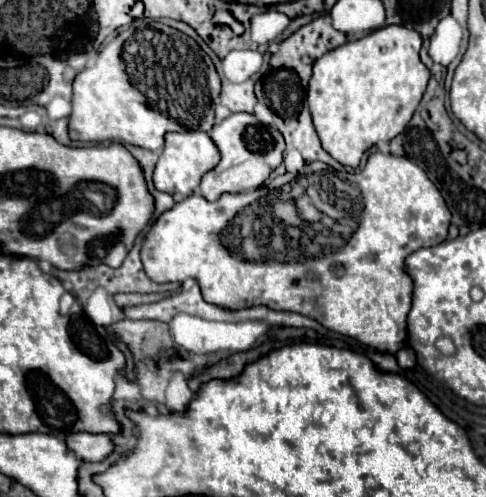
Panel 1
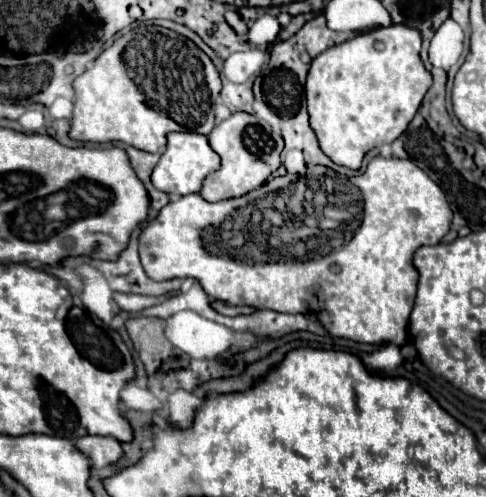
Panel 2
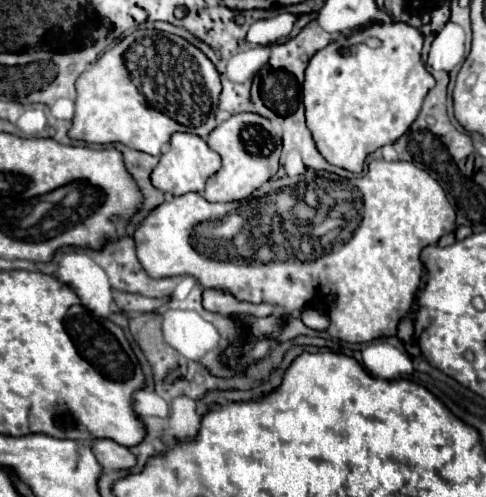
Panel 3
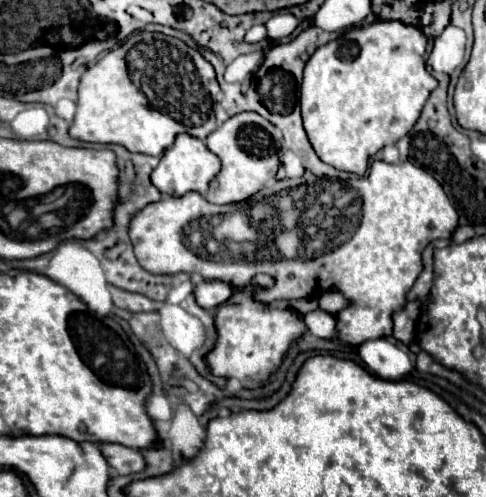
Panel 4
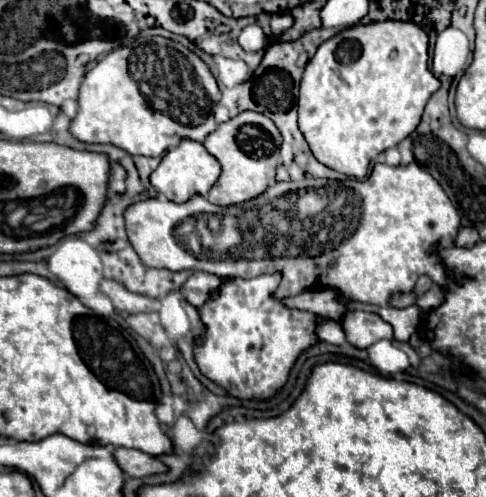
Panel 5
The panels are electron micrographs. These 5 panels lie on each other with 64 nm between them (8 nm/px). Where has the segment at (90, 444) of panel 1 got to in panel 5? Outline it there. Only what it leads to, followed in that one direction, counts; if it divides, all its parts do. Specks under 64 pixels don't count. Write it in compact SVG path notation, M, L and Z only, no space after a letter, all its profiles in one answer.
M116 448L114 456L116 456L116 462L120 464L120 468L124 468L124 472L134 478L146 478L152 474L162 474L162 472L170 470L164 462L160 462L158 458L154 458L146 452L140 452L140 450Z

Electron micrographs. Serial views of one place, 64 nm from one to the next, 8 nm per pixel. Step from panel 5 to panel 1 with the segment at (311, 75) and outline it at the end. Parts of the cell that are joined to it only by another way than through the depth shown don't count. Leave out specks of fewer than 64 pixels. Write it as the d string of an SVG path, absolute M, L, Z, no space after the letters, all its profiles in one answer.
M384 26L370 32L364 38L352 40L340 48L334 48L314 62L314 72L308 84L308 104L314 128L322 142L322 148L340 164L358 168L366 150L378 142L390 142L396 138L412 118L416 106L430 80L430 70L422 64L418 52L422 36L406 26Z

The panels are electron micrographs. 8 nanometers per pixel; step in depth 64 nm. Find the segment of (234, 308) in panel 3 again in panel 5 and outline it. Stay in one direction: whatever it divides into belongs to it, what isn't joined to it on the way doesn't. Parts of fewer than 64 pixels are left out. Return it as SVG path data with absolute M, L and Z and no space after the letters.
M194 272L181 287L180 294L188 304L200 306L204 304L204 300L210 298L210 294L218 288L218 284L220 284L218 276L208 272Z

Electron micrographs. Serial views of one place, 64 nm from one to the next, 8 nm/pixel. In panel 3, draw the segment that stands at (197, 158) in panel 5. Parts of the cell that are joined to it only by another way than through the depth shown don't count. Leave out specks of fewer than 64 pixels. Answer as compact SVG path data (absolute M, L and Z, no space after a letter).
M176 132L176 134L172 134L170 150L160 156L160 162L152 172L152 184L160 192L172 194L172 196L182 196L186 192L202 194L204 186L206 186L206 180L212 174L216 174L218 170L220 170L220 156L200 136Z

